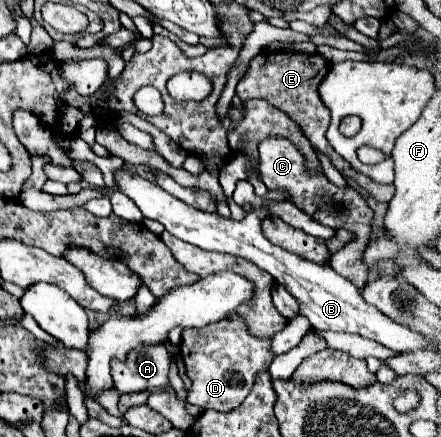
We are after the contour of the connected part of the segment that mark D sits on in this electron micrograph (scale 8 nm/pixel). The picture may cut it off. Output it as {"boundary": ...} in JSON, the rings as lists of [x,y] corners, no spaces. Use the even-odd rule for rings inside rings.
{"boundary":[[[233,316],[201,330],[185,330],[181,340],[181,358],[185,362],[187,376],[193,380],[187,400],[203,410],[231,412],[245,400],[255,378],[269,370],[275,354],[271,352],[271,338],[253,336],[245,320],[241,316]]]}

